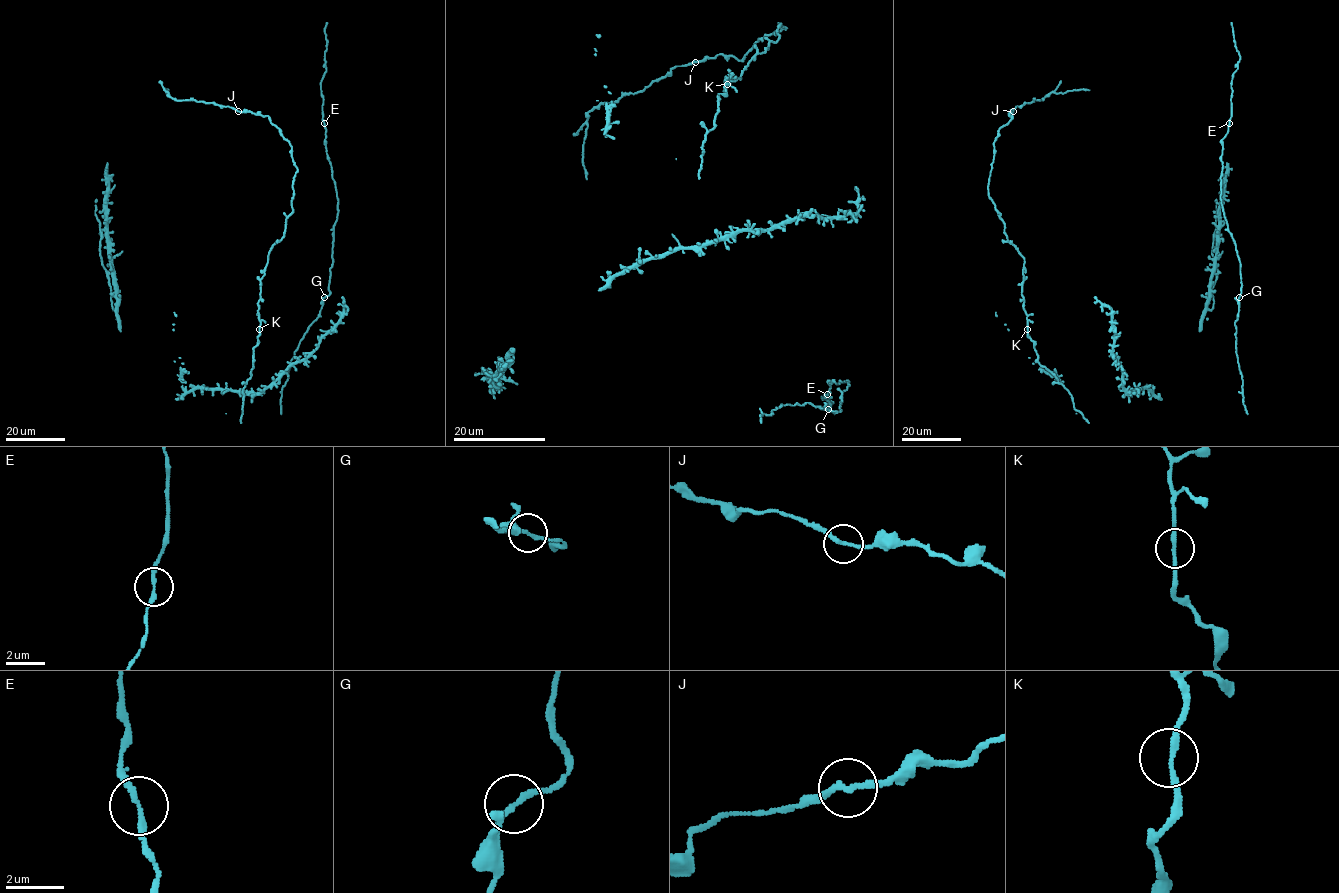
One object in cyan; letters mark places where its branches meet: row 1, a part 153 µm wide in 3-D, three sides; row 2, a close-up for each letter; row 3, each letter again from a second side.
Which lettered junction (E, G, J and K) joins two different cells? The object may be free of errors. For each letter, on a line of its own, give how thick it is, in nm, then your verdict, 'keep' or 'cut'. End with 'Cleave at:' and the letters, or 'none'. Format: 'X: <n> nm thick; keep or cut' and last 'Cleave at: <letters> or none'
E: 190 nm thick; keep
G: 170 nm thick; keep
J: 190 nm thick; keep
K: 200 nm thick; keep
Cleave at: none

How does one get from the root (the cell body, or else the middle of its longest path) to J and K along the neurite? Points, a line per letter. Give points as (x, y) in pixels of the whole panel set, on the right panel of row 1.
J: (1087, 420), (1037, 360), (1023, 308), (1024, 258), (1007, 240), (988, 196), (994, 142), (1013, 111)
K: (1087, 420), (1074, 408), (1071, 394), (1037, 360), (1027, 329)

